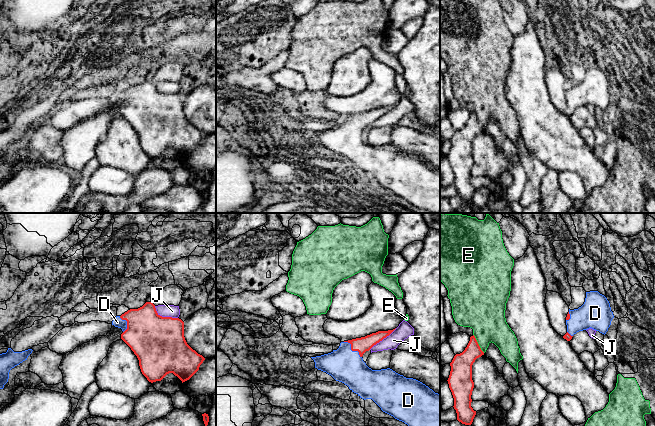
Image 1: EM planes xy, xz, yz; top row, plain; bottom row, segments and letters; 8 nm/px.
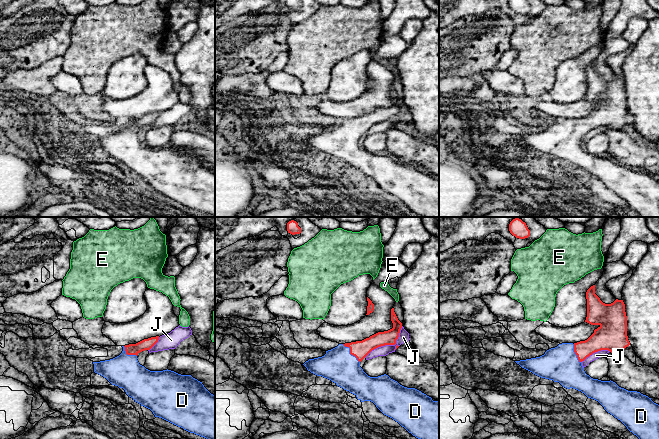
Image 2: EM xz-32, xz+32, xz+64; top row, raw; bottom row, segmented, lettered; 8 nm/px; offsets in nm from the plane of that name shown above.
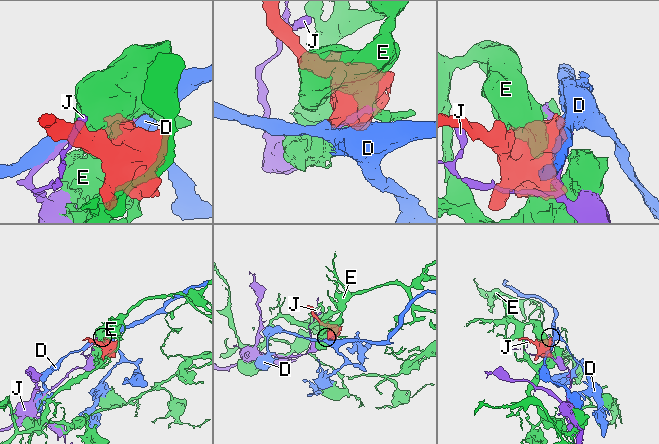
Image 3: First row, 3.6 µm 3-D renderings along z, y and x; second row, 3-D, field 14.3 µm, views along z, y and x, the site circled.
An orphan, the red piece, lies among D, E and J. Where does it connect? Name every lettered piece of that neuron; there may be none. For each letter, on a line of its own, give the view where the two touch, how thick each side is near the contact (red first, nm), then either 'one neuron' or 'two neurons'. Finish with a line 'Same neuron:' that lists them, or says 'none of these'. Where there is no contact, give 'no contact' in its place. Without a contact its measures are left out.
D: contact in xz; calibres 120 and 280 nm; one neuron
E: contact in yz; calibres 180 and 320 nm; two neurons
J: contact in xy; calibres 420 and 100 nm; two neurons
Same neuron: D

